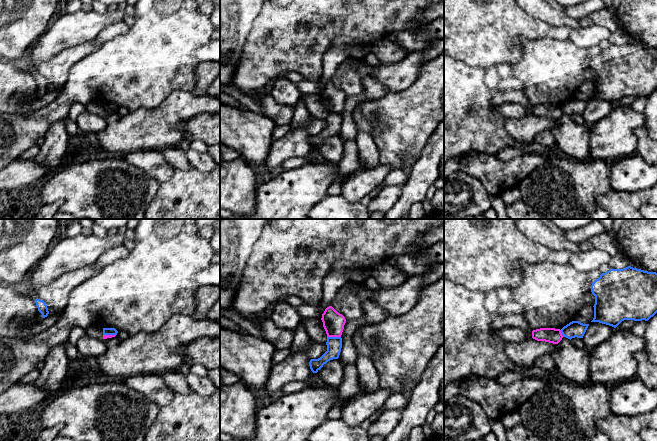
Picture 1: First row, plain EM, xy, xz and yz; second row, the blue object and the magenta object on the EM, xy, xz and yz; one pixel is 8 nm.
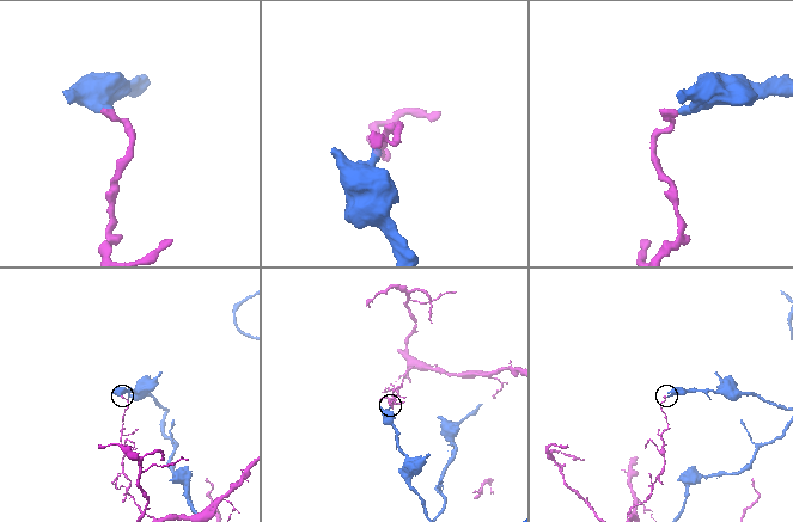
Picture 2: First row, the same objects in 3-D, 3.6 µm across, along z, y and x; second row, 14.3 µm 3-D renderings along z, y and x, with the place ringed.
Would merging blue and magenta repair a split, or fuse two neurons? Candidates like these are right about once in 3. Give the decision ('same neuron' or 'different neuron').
different neuron

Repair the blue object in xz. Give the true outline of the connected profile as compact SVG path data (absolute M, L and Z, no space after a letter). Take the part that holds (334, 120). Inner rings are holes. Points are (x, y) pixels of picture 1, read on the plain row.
M327 113L327 127L318 135L311 135L309 138L310 145L313 149L317 149L324 140L333 135L338 135L341 124L341 113Z

